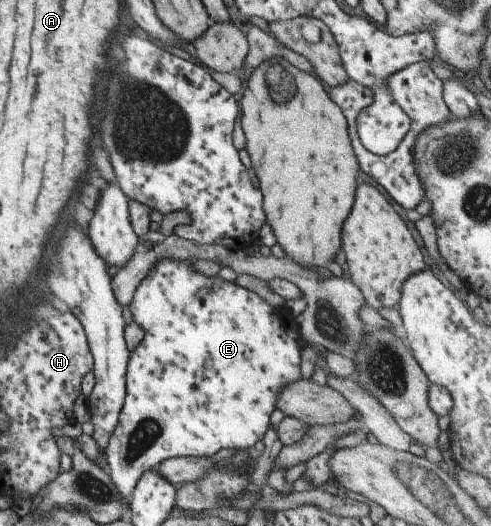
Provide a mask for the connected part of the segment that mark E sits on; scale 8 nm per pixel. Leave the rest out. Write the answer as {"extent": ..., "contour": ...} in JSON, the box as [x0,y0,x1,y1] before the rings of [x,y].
{"extent":[105,257,306,502],"contour":[[[162,257],[155,262],[149,273],[142,279],[134,291],[130,312],[144,330],[142,342],[129,354],[126,373],[126,396],[117,429],[112,433],[108,446],[105,448],[108,473],[119,493],[130,502],[132,491],[145,470],[152,469],[172,457],[208,457],[219,450],[246,450],[263,440],[270,426],[270,414],[277,409],[277,402],[285,387],[292,385],[301,378],[301,350],[306,340],[299,330],[295,318],[290,317],[285,309],[270,306],[258,294],[240,286],[234,281],[226,281],[219,275],[207,276],[192,267],[192,259],[167,259]]]}

